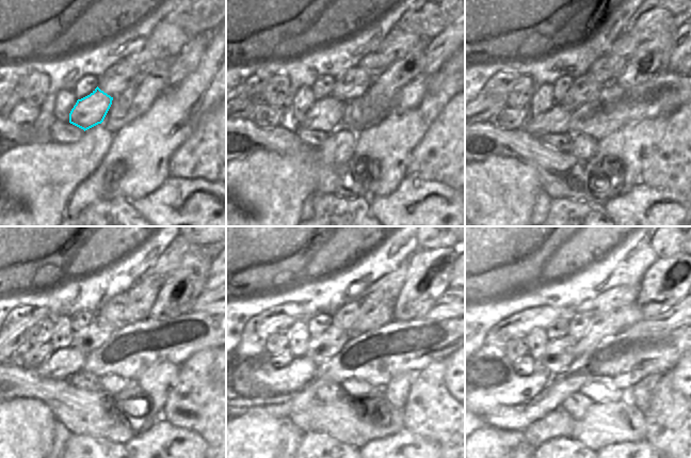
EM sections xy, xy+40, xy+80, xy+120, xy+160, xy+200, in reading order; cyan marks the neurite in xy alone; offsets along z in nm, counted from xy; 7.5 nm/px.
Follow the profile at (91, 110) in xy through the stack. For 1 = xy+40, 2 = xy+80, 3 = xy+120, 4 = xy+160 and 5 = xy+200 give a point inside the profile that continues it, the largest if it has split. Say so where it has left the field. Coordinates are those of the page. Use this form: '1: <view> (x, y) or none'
1: xy+40 (325, 115)
2: xy+80 (556, 120)
3: xy+120 (62, 364)
4: xy+160 (301, 372)
5: xy+200 (486, 381)

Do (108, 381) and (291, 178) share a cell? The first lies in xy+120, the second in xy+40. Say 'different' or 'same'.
same

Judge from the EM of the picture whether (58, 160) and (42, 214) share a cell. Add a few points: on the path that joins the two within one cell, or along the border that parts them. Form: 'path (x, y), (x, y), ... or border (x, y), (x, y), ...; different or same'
path (47, 173), (45, 175), (45, 201); same

